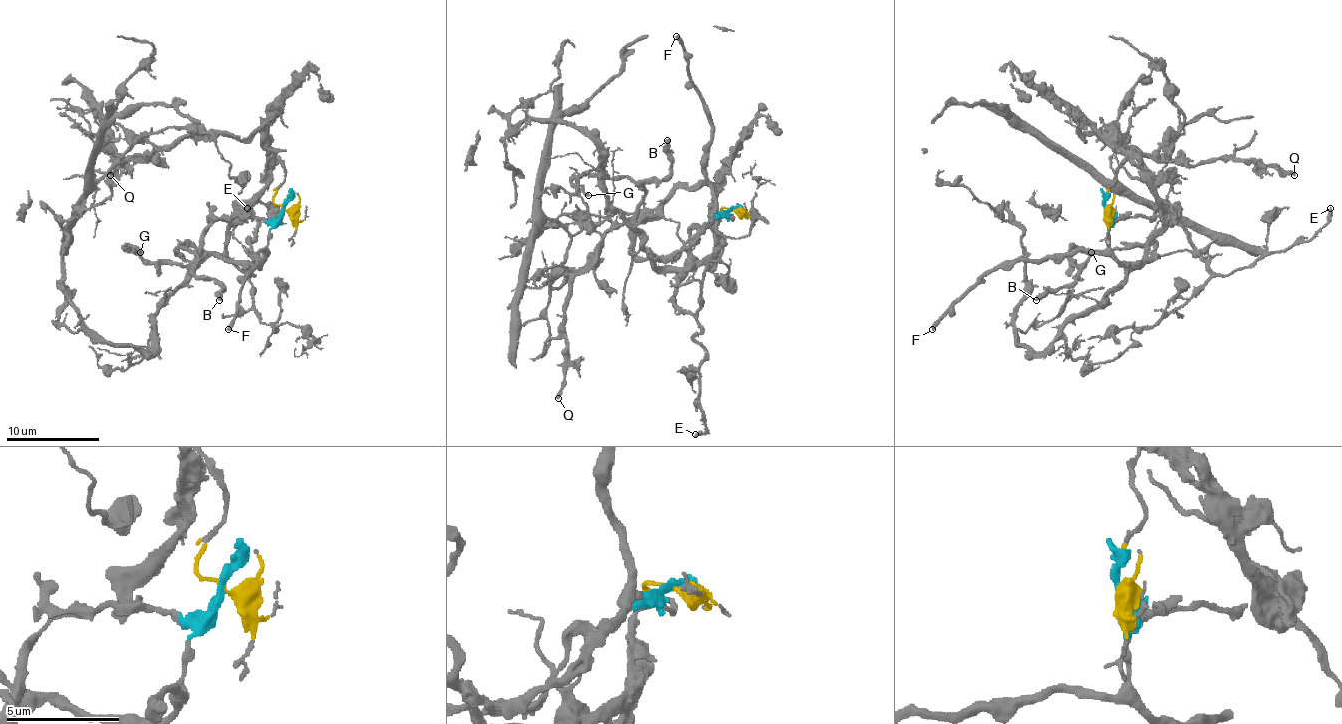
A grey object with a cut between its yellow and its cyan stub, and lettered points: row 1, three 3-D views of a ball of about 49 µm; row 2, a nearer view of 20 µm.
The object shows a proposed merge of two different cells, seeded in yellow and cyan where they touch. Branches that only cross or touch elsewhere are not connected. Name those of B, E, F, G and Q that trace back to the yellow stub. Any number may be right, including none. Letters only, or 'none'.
E, Q

